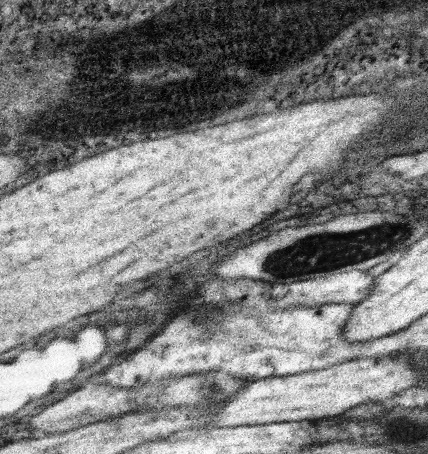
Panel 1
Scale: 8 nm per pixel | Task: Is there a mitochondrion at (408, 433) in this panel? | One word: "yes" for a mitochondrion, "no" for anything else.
yes

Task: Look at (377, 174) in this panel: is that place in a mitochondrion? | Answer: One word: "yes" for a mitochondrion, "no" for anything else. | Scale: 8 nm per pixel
no

